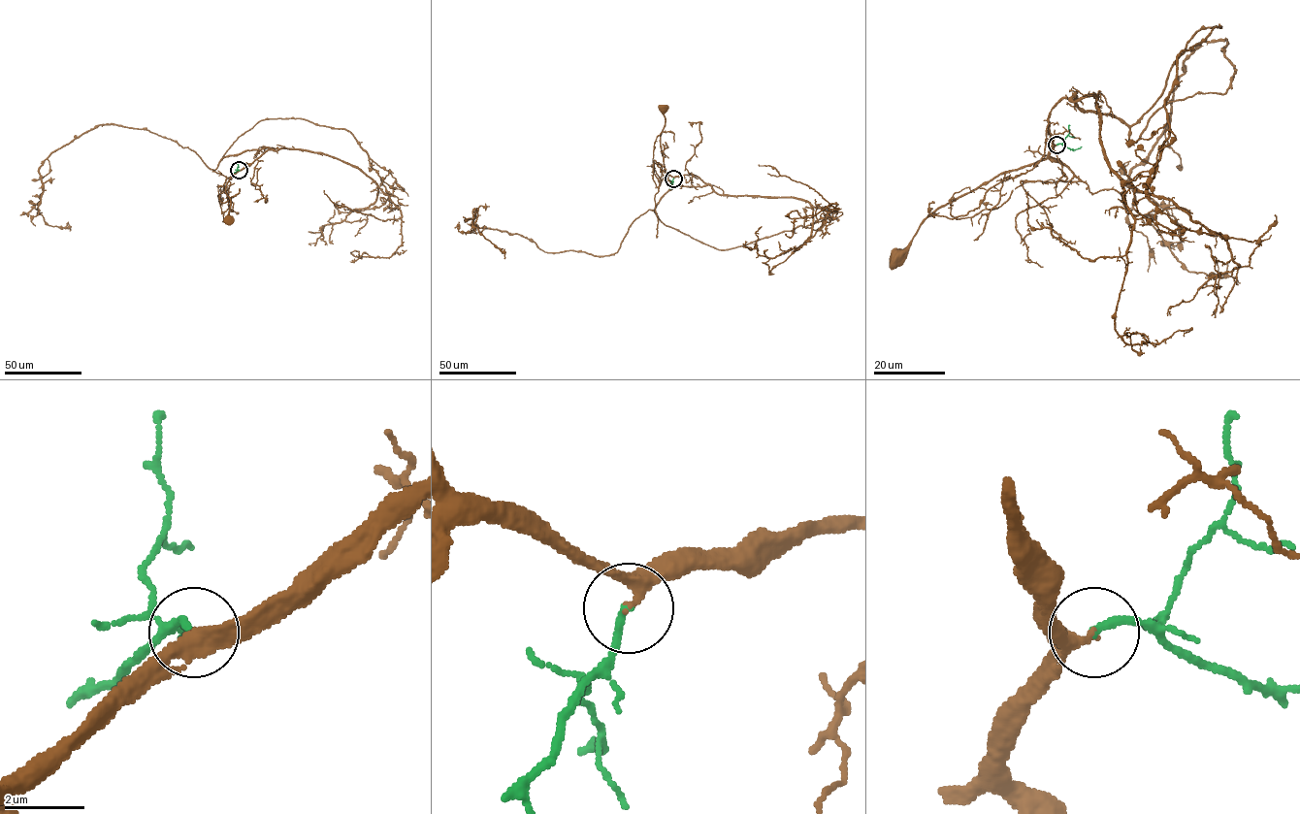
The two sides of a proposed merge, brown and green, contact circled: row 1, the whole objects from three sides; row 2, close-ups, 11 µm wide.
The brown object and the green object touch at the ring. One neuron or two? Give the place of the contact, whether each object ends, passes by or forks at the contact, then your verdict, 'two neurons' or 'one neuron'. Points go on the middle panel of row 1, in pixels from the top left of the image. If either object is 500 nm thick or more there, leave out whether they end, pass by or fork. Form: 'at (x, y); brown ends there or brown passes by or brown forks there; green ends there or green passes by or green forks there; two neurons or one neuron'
at (673, 179); brown passes by; green ends there; one neuron

